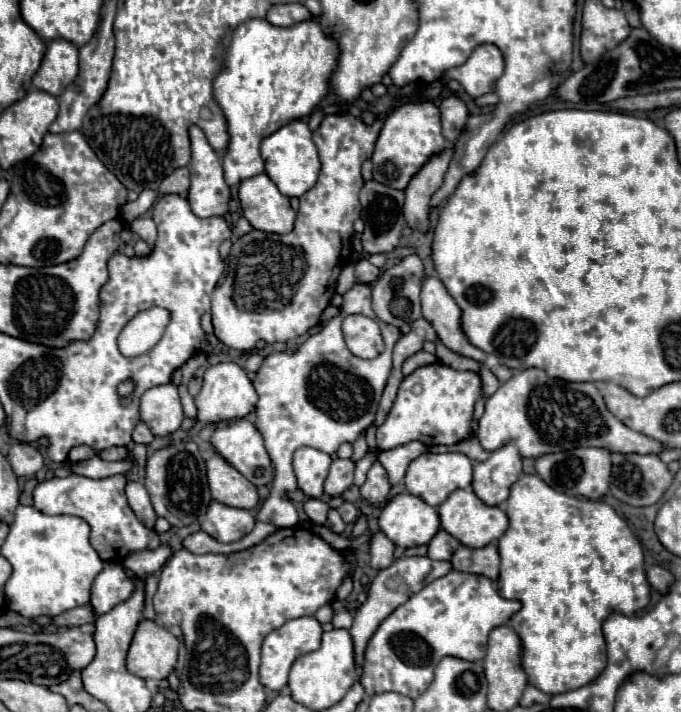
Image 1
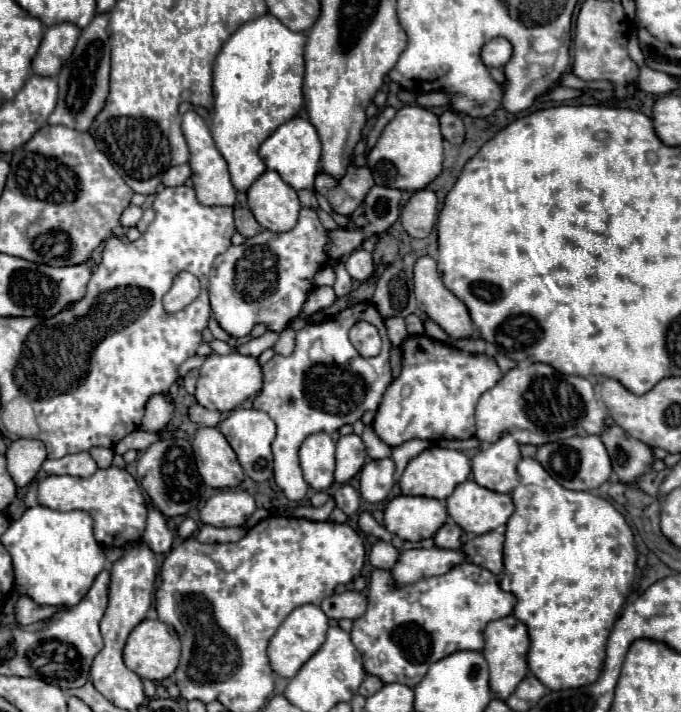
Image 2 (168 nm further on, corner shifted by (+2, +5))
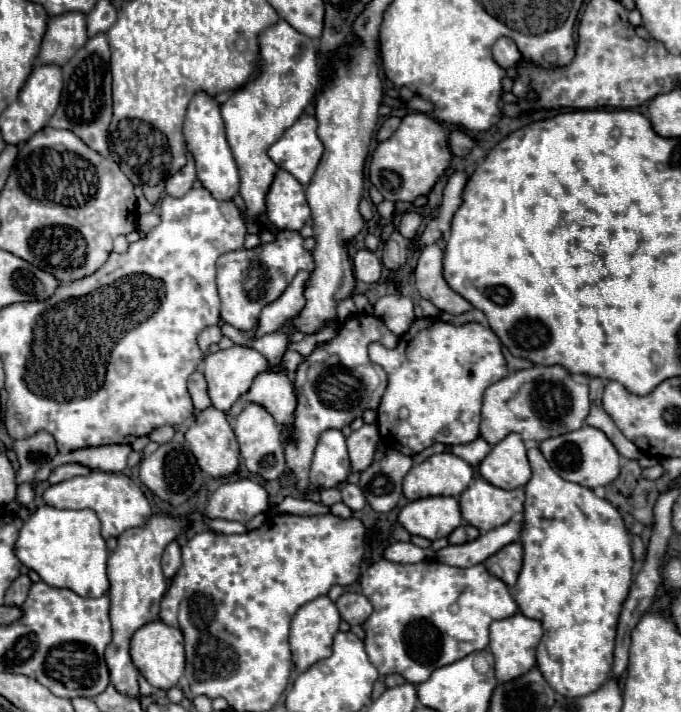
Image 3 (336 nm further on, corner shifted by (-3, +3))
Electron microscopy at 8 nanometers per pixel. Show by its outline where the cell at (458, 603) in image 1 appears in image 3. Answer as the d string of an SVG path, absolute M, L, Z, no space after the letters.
M382 558L382 560L378 560L376 564L372 564L372 566L362 574L360 586L362 586L362 594L364 594L364 596L370 600L370 604L374 606L374 612L372 612L370 620L366 620L366 622L362 624L362 628L364 628L364 632L366 632L364 646L366 646L366 652L368 652L370 662L378 668L378 672L380 672L382 676L388 676L388 674L398 672L398 674L402 674L402 676L404 676L408 682L412 682L412 684L420 684L420 682L428 680L434 670L438 670L438 668L442 668L442 666L446 666L446 664L452 664L452 662L456 662L456 660L460 660L460 658L464 658L464 656L468 656L468 654L472 654L472 652L476 652L476 650L486 650L486 648L488 648L488 628L490 628L490 624L492 624L494 620L508 618L508 616L516 614L516 610L518 610L514 598L512 598L510 592L508 592L508 586L506 586L502 580L498 580L496 576L492 576L492 574L484 568L484 564L476 564L476 566L470 566L470 568L456 568L456 566L448 566L448 564L444 564L444 562L438 562L438 560L424 560L424 562L416 562L416 564L394 564L394 562L386 560L386 558Z

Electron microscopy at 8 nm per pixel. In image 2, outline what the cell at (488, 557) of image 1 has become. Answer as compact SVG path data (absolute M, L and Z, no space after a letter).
M487 532L483 536L471 538L463 544L461 552L465 554L467 562L479 564L481 568L501 574L503 572L503 534L499 532Z

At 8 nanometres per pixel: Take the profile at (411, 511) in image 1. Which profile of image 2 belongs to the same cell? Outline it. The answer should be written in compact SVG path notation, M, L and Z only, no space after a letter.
M395 496L383 512L385 528L401 540L425 540L447 522L447 510L441 500L425 496Z

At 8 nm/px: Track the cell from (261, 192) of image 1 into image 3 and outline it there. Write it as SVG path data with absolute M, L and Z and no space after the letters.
M280 170L270 186L266 216L280 230L300 230L310 218L302 184L286 170Z

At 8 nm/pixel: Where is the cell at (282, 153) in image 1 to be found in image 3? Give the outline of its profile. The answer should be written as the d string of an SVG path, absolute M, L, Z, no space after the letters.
M302 114L268 150L268 156L280 168L288 170L302 186L310 182L322 158L322 142L318 140L316 128L316 118Z

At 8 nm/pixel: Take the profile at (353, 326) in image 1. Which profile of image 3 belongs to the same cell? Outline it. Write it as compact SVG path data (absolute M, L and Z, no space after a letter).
M418 318L410 326L408 332L404 332L400 338L398 338L398 346L396 348L385 348L382 344L370 344L368 348L370 352L370 360L374 364L380 364L384 368L384 372L388 374L388 388L382 396L382 402L378 406L378 428L380 428L380 436L382 436L382 442L388 446L388 448L394 448L402 454L408 454L408 456L414 456L418 452L422 452L424 448L440 442L440 444L446 444L446 446L456 446L456 444L468 444L472 440L478 438L478 426L480 426L480 406L482 406L482 394L484 390L498 382L502 376L508 374L506 370L506 360L502 356L502 344L498 340L498 336L484 324L478 324L478 322L466 322L462 326L454 326L454 324L448 324L440 318Z

